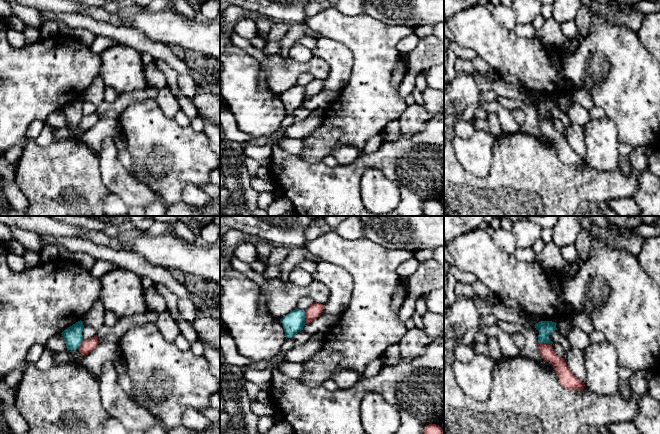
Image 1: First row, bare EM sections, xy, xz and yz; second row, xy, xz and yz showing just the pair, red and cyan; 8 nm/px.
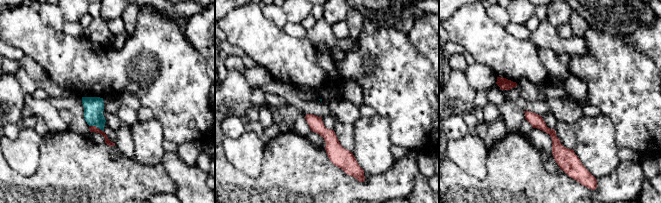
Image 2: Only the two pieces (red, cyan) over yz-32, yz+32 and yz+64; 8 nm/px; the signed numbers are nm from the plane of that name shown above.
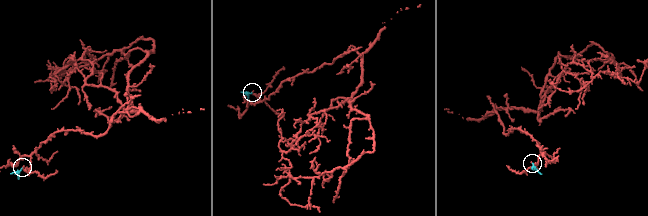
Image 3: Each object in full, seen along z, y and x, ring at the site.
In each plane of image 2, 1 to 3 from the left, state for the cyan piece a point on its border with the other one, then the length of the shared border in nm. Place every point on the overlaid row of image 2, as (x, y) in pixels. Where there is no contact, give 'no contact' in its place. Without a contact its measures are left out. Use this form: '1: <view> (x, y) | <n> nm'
1: yz-32 (95, 126) | 130 nm
2: no contact
3: no contact

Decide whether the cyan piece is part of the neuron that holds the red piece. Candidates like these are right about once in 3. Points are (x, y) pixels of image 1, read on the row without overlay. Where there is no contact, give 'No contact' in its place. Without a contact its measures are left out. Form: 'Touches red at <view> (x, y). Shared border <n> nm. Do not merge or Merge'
Touches red at yz (545, 119). Shared border 110 nm. Do not merge

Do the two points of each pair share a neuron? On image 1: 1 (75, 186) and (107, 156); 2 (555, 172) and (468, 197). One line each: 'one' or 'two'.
1: two
2: one

